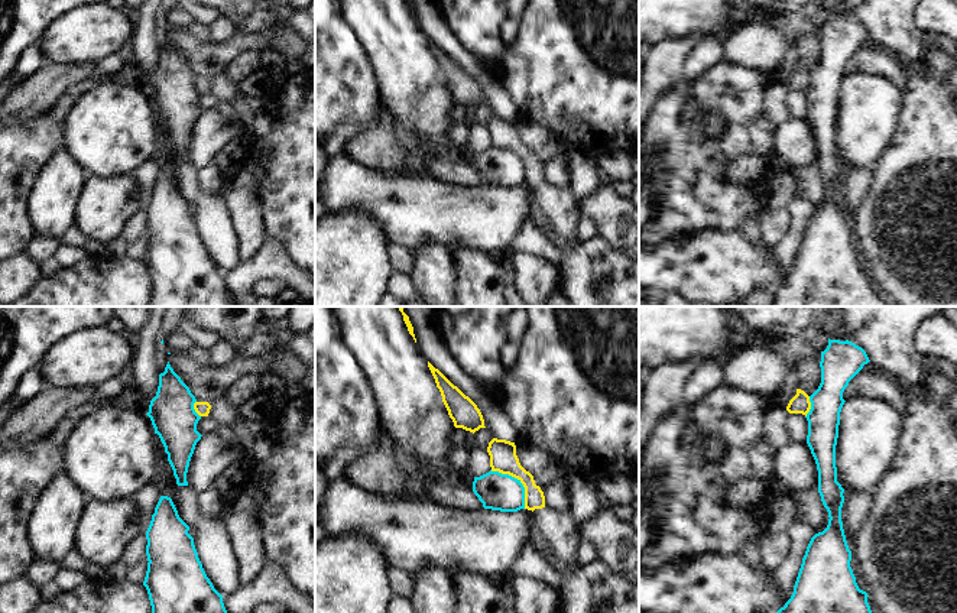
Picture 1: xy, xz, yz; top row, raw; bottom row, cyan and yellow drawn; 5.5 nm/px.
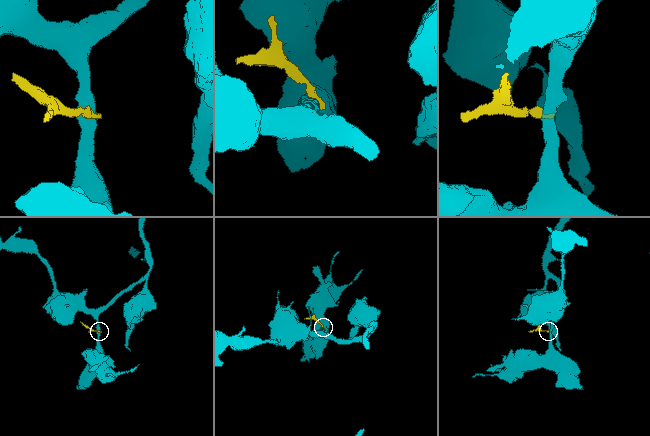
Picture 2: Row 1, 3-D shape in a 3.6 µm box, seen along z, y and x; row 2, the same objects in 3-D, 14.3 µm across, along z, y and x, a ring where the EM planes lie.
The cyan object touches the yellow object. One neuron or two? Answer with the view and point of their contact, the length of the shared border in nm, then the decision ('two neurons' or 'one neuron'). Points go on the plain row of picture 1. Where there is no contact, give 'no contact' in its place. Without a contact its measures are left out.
contact xz (518, 156); length 300 nm; two neurons

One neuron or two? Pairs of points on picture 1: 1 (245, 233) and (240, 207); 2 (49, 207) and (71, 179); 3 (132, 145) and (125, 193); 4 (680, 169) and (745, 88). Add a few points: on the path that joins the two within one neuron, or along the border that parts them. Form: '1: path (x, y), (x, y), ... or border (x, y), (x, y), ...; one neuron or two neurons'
1: path (245, 227), (245, 213); one neuron
2: path (52, 200), (64, 187); one neuron
3: border (129, 174), (110, 178), (93, 175); two neurons
4: path (704, 156), (711, 153), (742, 123), (742, 113); one neuron

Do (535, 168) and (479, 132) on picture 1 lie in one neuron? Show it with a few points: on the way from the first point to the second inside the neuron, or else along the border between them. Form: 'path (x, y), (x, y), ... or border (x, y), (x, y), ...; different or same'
border (486, 127), (492, 145); different

